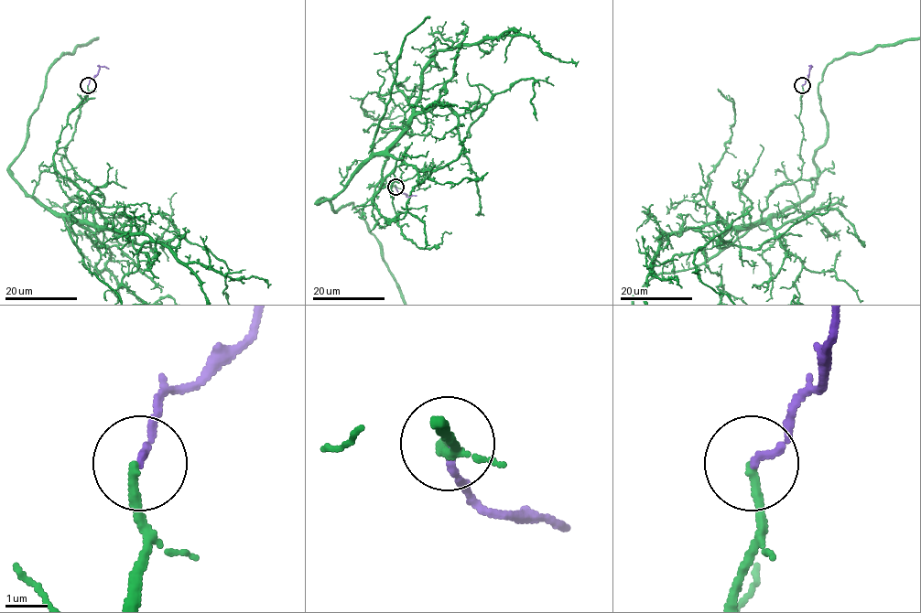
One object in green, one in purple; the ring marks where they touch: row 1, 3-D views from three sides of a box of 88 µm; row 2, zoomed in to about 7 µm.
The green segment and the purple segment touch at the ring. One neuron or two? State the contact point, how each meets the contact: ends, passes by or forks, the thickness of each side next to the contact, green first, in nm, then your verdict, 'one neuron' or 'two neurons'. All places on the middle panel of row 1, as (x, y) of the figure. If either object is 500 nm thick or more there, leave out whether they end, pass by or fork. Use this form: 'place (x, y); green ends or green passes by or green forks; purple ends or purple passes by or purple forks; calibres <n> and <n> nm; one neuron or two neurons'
place (395, 187); green ends; purple ends; calibres 220 and 160 nm; two neurons

